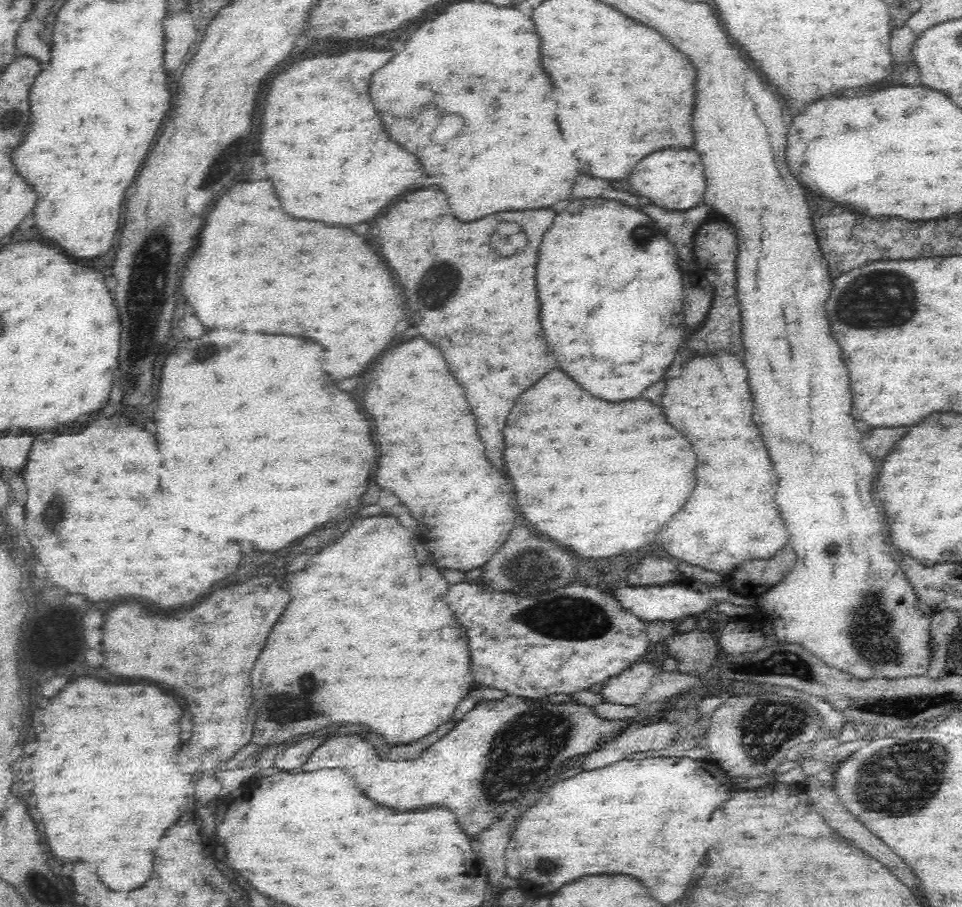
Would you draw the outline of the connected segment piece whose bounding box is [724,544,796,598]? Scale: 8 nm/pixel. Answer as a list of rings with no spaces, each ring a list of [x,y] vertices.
[[[786,544],[780,552],[769,560],[741,562],[724,577],[727,587],[746,597],[758,597],[770,587],[779,583],[796,564],[796,554],[790,544]]]

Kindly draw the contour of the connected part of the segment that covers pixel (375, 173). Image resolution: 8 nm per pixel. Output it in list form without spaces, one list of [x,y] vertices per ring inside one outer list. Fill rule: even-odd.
[[[358,50],[342,56],[318,56],[294,64],[288,72],[274,78],[264,112],[262,136],[258,152],[264,158],[266,176],[274,186],[284,212],[300,220],[320,220],[330,226],[354,226],[374,218],[392,200],[406,194],[406,190],[422,176],[418,158],[392,144],[382,130],[376,110],[368,96],[370,76],[390,60],[394,52]]]

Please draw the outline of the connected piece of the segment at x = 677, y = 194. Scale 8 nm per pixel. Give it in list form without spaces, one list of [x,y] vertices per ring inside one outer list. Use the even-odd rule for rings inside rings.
[[[664,148],[660,152],[654,152],[654,154],[646,156],[630,172],[630,184],[634,186],[636,192],[650,198],[652,204],[672,211],[688,210],[700,205],[698,202],[702,200],[704,190],[706,190],[702,162],[700,162],[700,156],[694,148],[686,148],[686,150]]]

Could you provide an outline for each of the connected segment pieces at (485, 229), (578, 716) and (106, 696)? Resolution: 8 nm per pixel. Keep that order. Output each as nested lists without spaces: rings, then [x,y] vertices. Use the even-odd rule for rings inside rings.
[[[420,190],[420,192],[406,196],[406,200],[398,202],[392,208],[392,214],[388,210],[388,214],[382,216],[378,222],[380,236],[382,236],[382,238],[378,238],[380,252],[386,260],[386,264],[394,270],[396,278],[400,282],[404,282],[404,298],[410,308],[410,318],[414,320],[414,326],[420,330],[420,334],[442,352],[452,376],[462,384],[466,400],[470,404],[470,410],[476,418],[478,436],[482,438],[488,460],[498,468],[502,466],[502,448],[504,448],[502,428],[504,428],[506,416],[508,416],[514,400],[518,398],[518,394],[526,392],[526,388],[530,388],[530,384],[540,380],[546,374],[546,370],[556,368],[556,364],[554,364],[556,358],[552,358],[552,350],[548,350],[548,346],[542,338],[542,328],[538,322],[538,298],[536,298],[536,288],[534,288],[534,266],[536,266],[536,258],[538,258],[538,244],[540,244],[544,230],[552,224],[552,220],[554,220],[554,212],[550,212],[550,210],[532,210],[532,212],[526,210],[526,212],[500,212],[500,214],[492,214],[482,220],[464,224],[452,216],[444,192]],[[498,220],[508,222],[498,227],[499,232],[505,235],[512,233],[512,235],[507,236],[503,242],[501,234],[494,234],[491,237],[491,247],[498,250],[503,256],[517,253],[517,248],[521,250],[526,245],[526,236],[520,231],[520,226],[522,226],[524,232],[530,236],[530,244],[520,256],[512,256],[512,258],[496,258],[494,254],[490,256],[488,234],[494,228],[494,224],[498,224]],[[426,280],[432,282],[430,284],[432,288],[428,290],[428,294],[414,296],[414,286],[420,288]]]
[[[507,695],[502,700],[486,701],[476,705],[476,708],[470,710],[448,736],[432,744],[430,750],[424,750],[422,756],[416,760],[392,762],[382,759],[376,749],[360,736],[342,736],[342,738],[336,736],[328,740],[324,746],[320,746],[299,770],[304,772],[334,770],[334,768],[344,770],[352,778],[352,786],[356,786],[370,800],[394,812],[414,812],[434,806],[446,808],[456,816],[458,828],[470,840],[474,840],[476,836],[484,834],[490,828],[490,824],[496,822],[500,816],[520,806],[520,802],[528,794],[540,790],[548,782],[548,778],[552,776],[557,778],[562,768],[568,768],[573,761],[596,750],[602,750],[622,732],[652,722],[656,722],[656,718],[648,718],[638,723],[632,719],[606,719],[598,715],[593,707],[584,706],[578,701],[552,704],[544,699],[523,699]]]
[[[92,678],[70,684],[66,692],[50,700],[50,708],[54,708],[54,718],[46,720],[50,724],[38,736],[40,748],[32,756],[34,798],[42,814],[46,844],[62,862],[94,864],[98,872],[106,872],[114,880],[114,884],[110,880],[106,884],[114,886],[114,890],[138,890],[150,880],[154,850],[160,846],[162,836],[194,804],[194,784],[178,770],[176,756],[182,710],[172,696],[156,686],[110,686]]]

